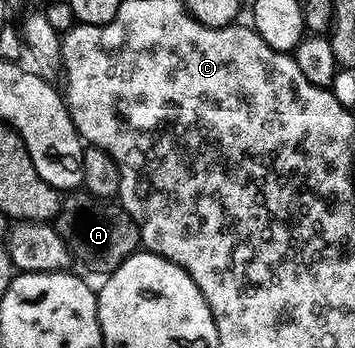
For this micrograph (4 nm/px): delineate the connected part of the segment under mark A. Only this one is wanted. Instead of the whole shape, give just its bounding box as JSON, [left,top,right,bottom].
[55,192,141,276]

